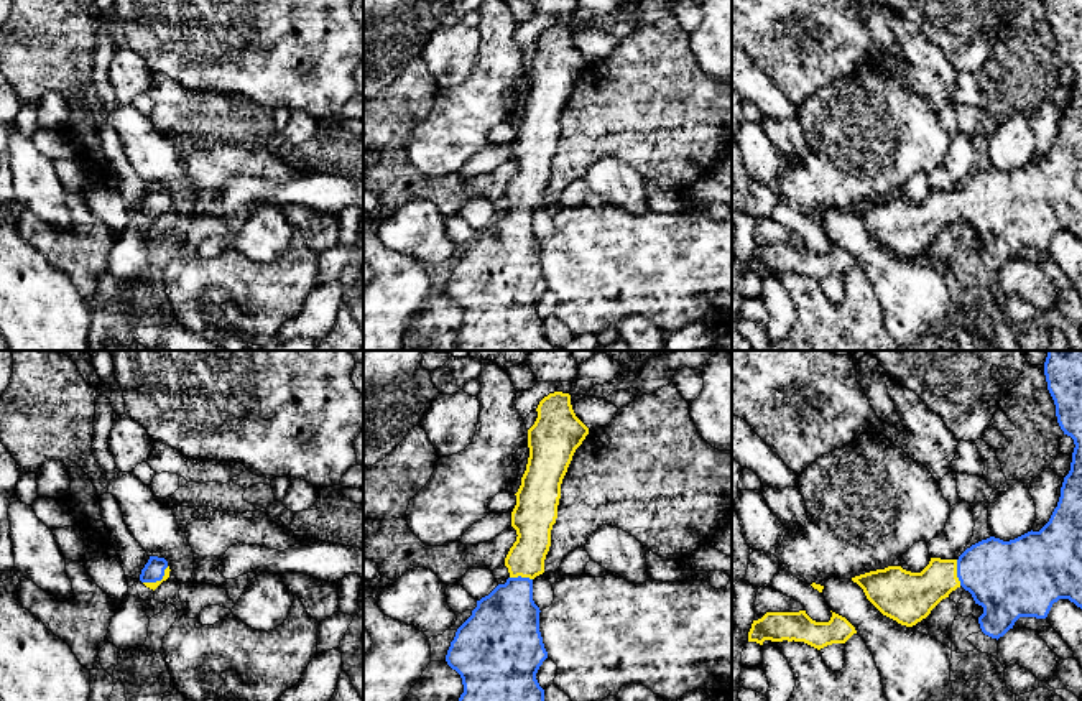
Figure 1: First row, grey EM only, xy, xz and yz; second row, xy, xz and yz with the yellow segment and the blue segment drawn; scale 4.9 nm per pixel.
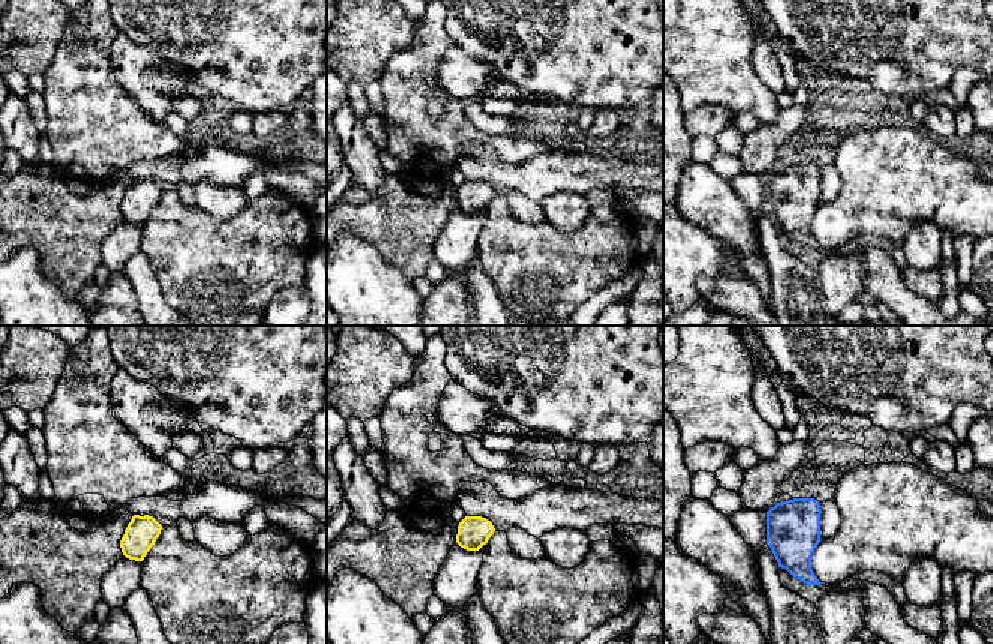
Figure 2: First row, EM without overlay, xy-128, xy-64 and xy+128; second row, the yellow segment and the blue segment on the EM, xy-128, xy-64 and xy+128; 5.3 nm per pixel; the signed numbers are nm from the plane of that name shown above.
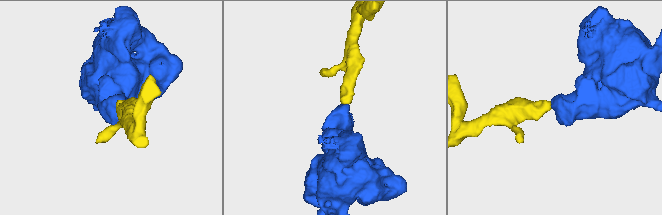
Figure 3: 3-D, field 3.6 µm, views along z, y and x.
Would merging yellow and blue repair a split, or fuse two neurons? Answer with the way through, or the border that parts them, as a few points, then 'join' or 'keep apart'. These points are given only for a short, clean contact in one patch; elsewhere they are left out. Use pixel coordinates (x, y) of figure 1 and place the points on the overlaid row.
across xy (153, 586), (158, 581), (153, 570) | join

